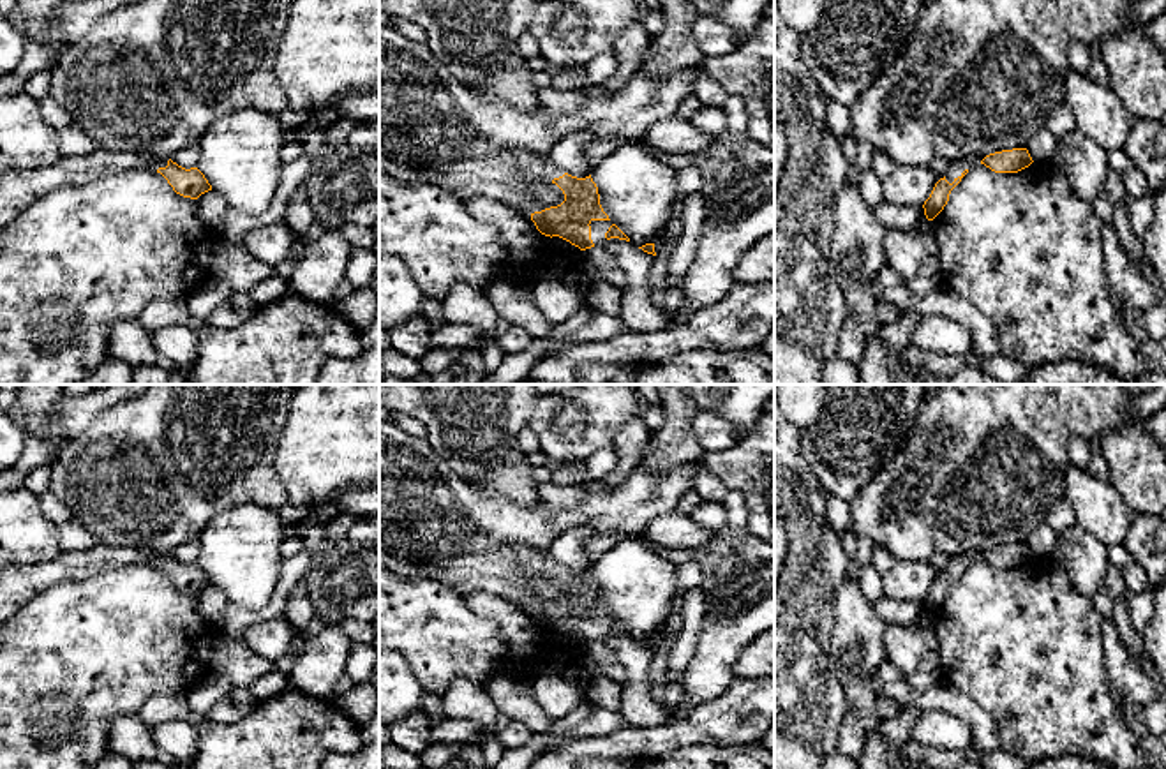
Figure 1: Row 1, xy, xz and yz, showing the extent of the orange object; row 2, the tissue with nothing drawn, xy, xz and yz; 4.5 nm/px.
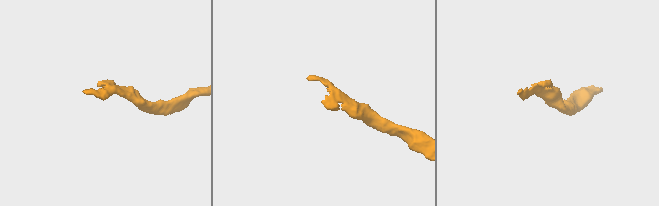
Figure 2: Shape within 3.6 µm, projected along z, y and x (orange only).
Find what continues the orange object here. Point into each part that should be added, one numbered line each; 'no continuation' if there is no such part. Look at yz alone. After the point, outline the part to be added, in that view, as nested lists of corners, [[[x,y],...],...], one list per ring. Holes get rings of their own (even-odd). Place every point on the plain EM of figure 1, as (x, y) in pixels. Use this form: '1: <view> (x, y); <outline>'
1: yz (956, 563); [[[963,554],[953,556],[951,561],[949,561],[949,566],[947,566],[947,570],[946,570],[946,575],[947,575],[949,579],[953,579],[953,577],[954,577],[958,571],[961,571],[961,568],[963,568],[965,564],[968,564],[972,559],[974,559],[974,557],[963,556]]]

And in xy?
1: xy (20, 584); [[[102,545],[62,552],[41,564],[7,564],[0,568],[0,624],[16,617],[26,603],[64,580],[85,580],[116,568],[166,563],[152,550]]]

